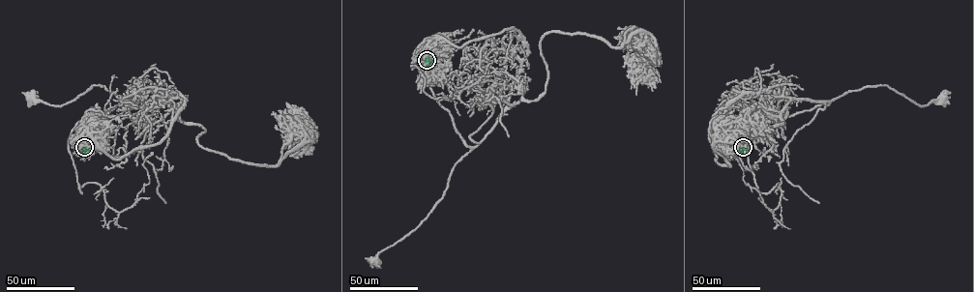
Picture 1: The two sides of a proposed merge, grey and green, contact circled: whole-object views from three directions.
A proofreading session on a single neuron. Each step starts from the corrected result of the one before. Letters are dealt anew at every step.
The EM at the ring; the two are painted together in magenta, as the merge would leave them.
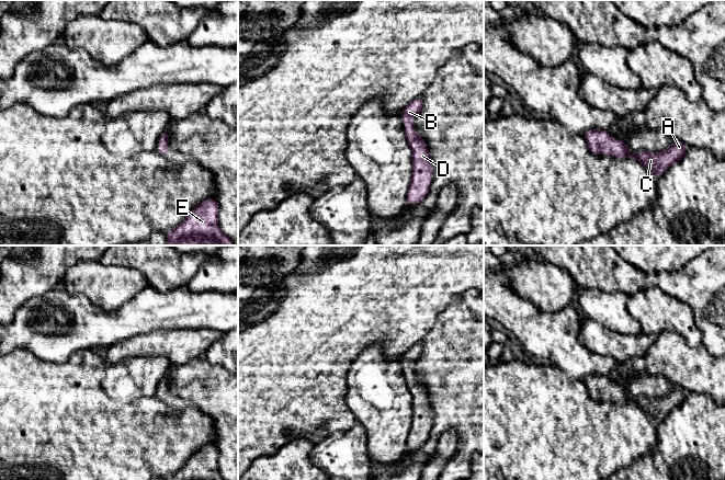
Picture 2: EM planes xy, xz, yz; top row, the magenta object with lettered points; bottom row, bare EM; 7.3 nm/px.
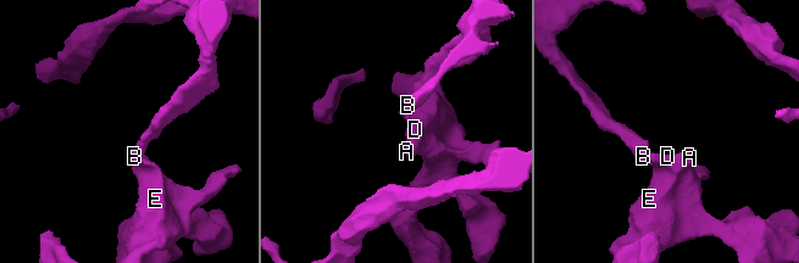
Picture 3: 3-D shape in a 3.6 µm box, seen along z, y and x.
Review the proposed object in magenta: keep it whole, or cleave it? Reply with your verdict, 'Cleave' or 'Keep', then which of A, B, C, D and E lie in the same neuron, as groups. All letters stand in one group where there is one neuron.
Keep. Groups: A B C D E

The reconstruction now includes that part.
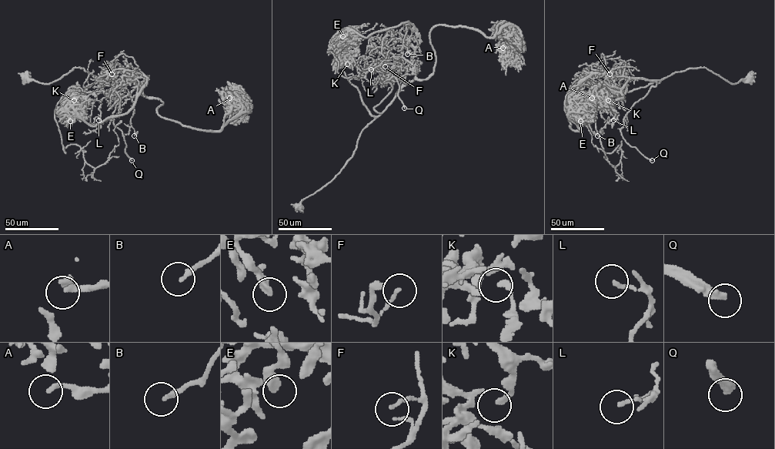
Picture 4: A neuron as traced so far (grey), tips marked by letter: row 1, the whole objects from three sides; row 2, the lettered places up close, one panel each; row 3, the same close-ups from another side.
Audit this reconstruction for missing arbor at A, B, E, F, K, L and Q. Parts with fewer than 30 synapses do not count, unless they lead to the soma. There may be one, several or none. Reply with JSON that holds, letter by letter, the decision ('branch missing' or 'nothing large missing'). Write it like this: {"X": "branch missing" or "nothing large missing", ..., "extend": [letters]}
{"A": "nothing large missing", "B": "nothing large missing", "E": "nothing large missing", "F": "nothing large missing", "K": "branch missing", "L": "nothing large missing", "Q": "branch missing", "extend": ["K", "Q"]}

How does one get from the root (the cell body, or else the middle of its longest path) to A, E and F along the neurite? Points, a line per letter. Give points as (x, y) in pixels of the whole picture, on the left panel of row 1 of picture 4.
A: (26, 77), (49, 84), (79, 68), (130, 78), (162, 102), (161, 117), (205, 130), (245, 109), (229, 98)
E: (26, 77), (49, 84), (75, 68), (99, 77), (83, 91), (68, 91), (70, 121)
F: (26, 77), (49, 84), (79, 68), (105, 79), (130, 78), (143, 92), (131, 82), (118, 85), (111, 74)

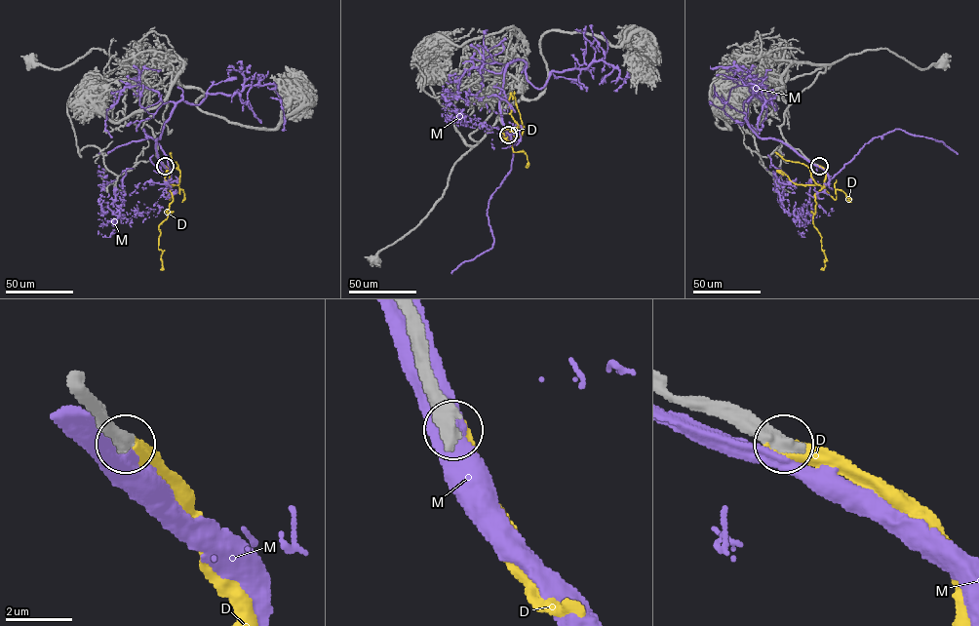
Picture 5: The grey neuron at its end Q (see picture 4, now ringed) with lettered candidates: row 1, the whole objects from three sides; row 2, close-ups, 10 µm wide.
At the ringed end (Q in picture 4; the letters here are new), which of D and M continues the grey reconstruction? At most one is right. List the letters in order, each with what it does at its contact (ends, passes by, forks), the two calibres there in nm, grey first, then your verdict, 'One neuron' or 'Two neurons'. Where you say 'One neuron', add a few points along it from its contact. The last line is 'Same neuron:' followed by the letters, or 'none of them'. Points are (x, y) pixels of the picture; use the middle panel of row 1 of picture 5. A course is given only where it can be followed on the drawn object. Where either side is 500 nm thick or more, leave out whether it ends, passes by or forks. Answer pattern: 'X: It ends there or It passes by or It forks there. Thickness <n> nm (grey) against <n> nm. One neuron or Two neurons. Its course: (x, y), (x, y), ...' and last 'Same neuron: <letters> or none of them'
D: Thickness 550 nm (grey) against 480 nm. One neuron. Its course: (508, 135), (513, 141), (517, 131), (504, 129), (502, 136), (506, 139), (504, 142), (507, 136)
M: Thickness 550 nm (grey) against 550 nm. Two neurons
Same neuron: D

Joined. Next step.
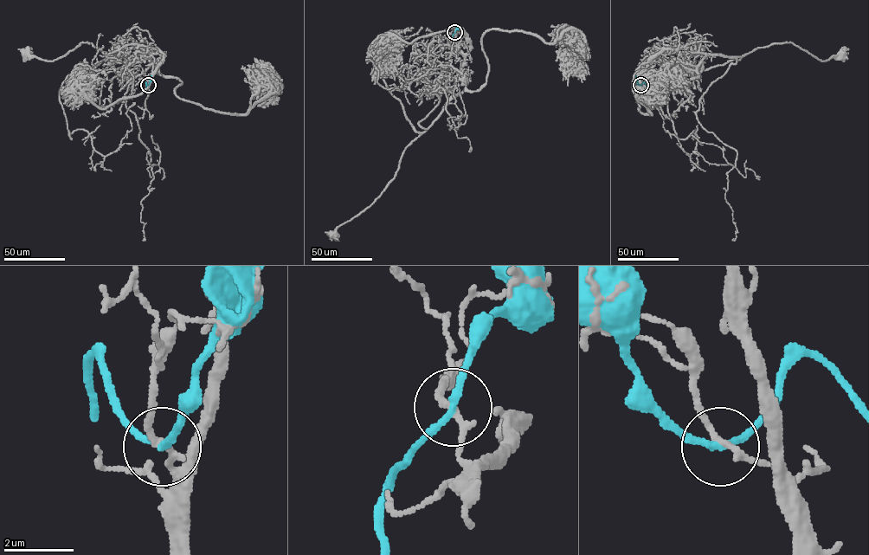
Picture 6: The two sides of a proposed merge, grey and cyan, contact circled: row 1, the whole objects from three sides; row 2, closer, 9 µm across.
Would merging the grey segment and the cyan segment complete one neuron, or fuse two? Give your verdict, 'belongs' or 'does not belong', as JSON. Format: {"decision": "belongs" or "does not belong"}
{"decision": "does not belong"}

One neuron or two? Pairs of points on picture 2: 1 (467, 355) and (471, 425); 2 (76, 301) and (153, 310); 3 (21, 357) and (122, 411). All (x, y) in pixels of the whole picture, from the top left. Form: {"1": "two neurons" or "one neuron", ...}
{"1": "one neuron", "2": "one neuron", "3": "one neuron"}

